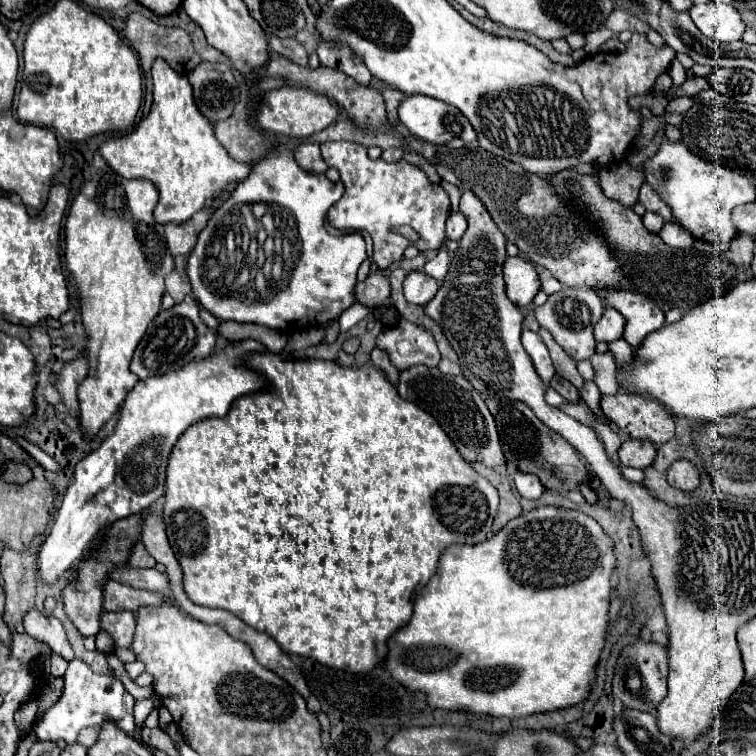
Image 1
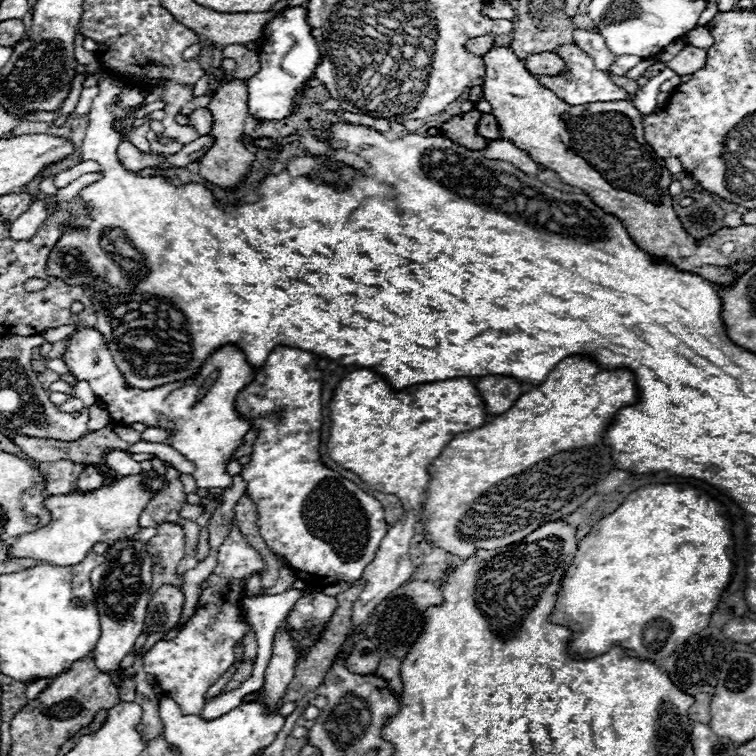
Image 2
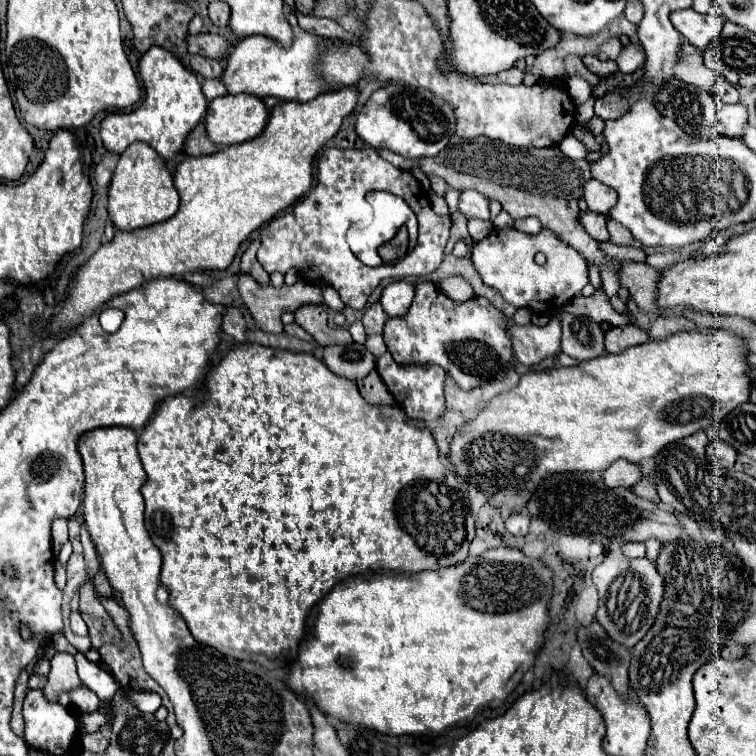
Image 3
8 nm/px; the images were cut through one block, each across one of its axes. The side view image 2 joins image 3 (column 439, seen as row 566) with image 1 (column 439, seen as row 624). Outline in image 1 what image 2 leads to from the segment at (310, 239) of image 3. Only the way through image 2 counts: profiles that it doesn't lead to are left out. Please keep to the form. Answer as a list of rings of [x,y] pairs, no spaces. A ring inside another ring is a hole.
[[[330,140],[322,144],[322,156],[328,166],[336,168],[340,172],[340,178],[344,182],[344,194],[336,202],[336,206],[330,208],[328,220],[338,230],[368,230],[374,240],[374,262],[380,270],[390,268],[392,264],[402,260],[402,252],[408,246],[416,246],[418,250],[438,250],[446,240],[446,218],[450,216],[450,198],[444,192],[440,184],[430,182],[424,170],[418,166],[402,160],[386,162],[382,158],[370,160],[366,154],[366,148],[356,142],[348,140]]]

